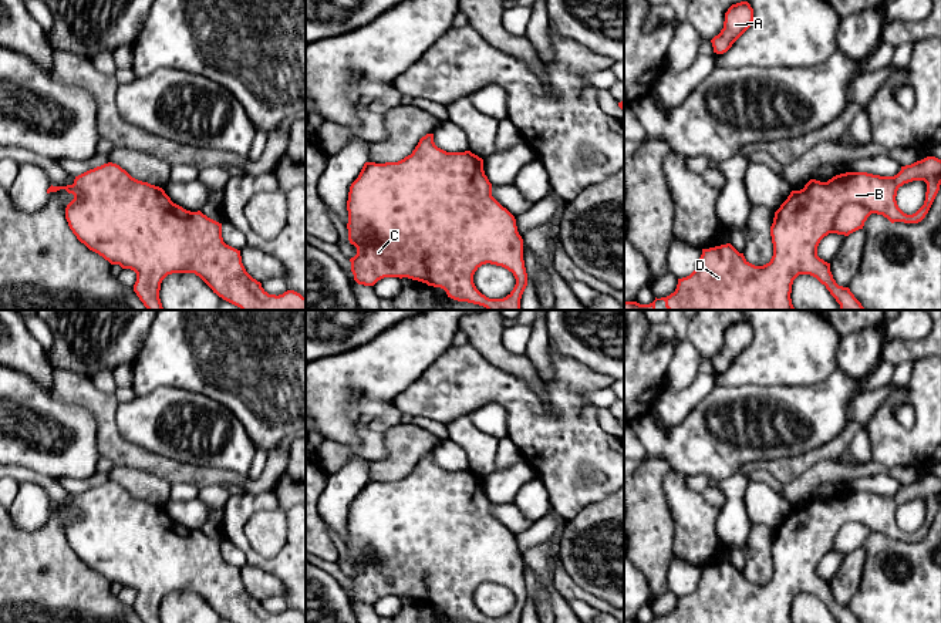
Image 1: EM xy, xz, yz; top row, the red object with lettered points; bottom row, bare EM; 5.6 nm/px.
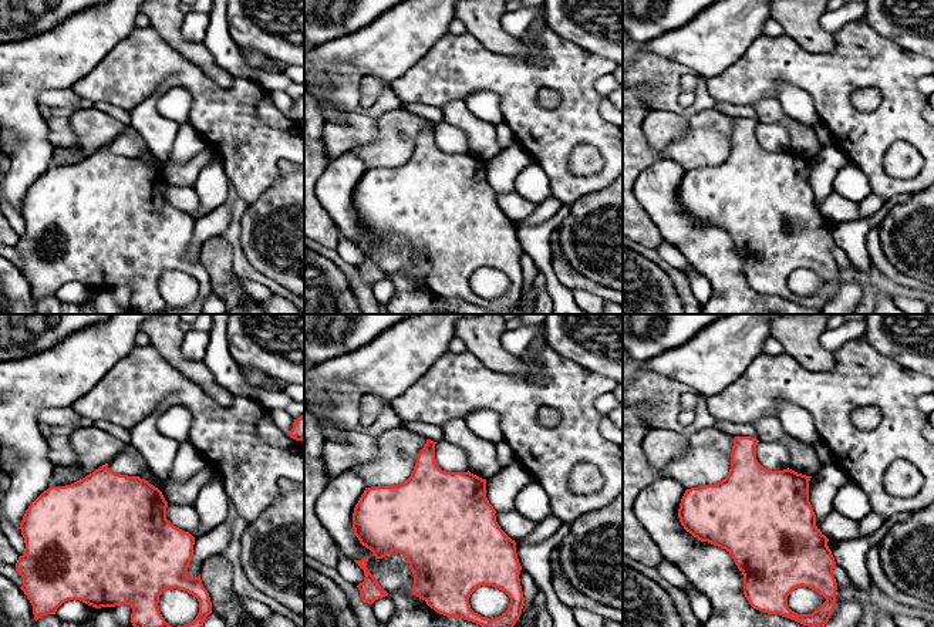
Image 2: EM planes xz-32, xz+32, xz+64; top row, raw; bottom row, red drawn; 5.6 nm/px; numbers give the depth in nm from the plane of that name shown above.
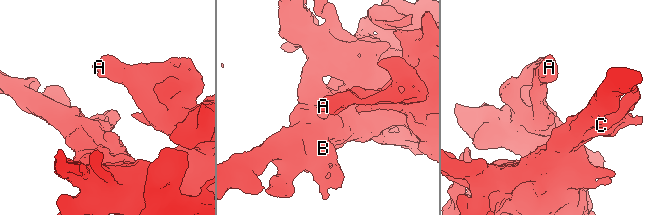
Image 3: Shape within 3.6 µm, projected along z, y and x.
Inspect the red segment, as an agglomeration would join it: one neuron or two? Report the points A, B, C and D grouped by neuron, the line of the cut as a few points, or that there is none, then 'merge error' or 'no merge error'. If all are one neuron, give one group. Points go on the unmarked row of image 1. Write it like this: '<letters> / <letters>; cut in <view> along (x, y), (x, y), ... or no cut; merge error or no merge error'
A B C D; no cut; no merge error

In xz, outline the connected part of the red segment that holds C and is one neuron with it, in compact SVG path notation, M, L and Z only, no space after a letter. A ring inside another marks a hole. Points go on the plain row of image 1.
M426 452L419 458L412 472L398 481L365 481L358 496L350 505L347 529L348 559L351 563L357 566L357 573L350 577L351 590L354 593L354 599L358 603L374 605L378 599L384 596L408 596L412 599L426 602L428 605L441 606L446 610L448 616L458 620L468 620L473 623L520 623L522 613L527 605L527 592L523 579L523 558L517 550L515 535L492 515L492 502L485 494L483 478L472 472L470 469L446 471L435 464L434 452ZM486 582L502 585L513 592L516 603L506 616L489 617L476 607L473 602L473 593L482 583Z

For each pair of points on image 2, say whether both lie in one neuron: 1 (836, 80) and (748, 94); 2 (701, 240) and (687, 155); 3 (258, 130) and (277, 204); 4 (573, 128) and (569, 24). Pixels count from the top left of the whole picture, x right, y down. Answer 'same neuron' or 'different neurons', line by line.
1: same neuron
2: different neurons
3: different neurons
4: different neurons

